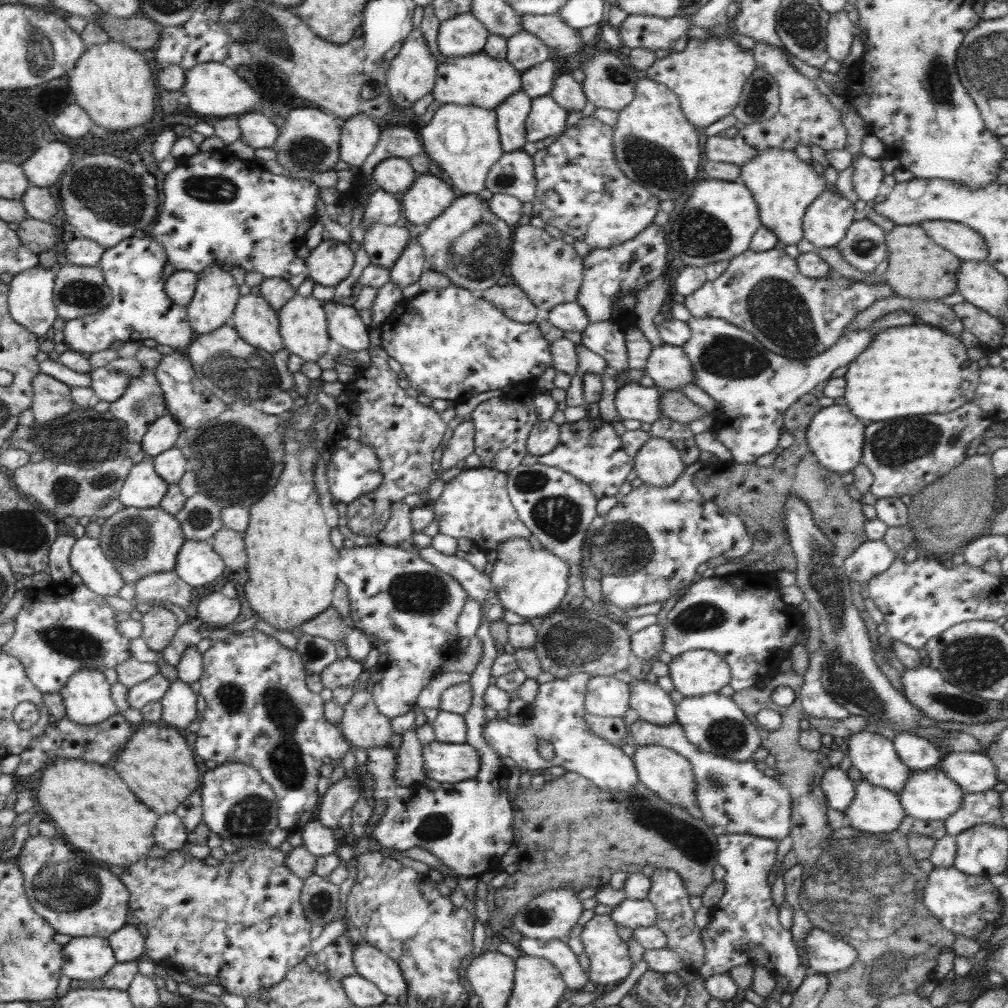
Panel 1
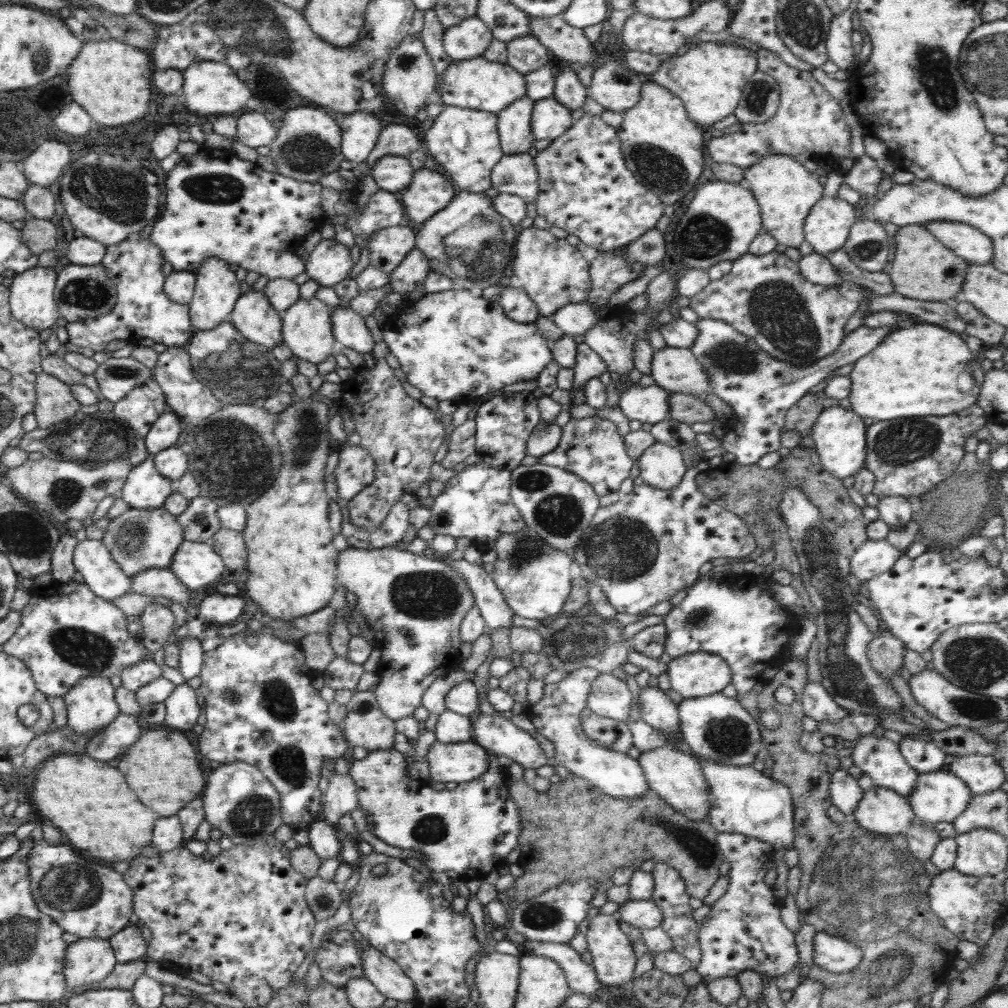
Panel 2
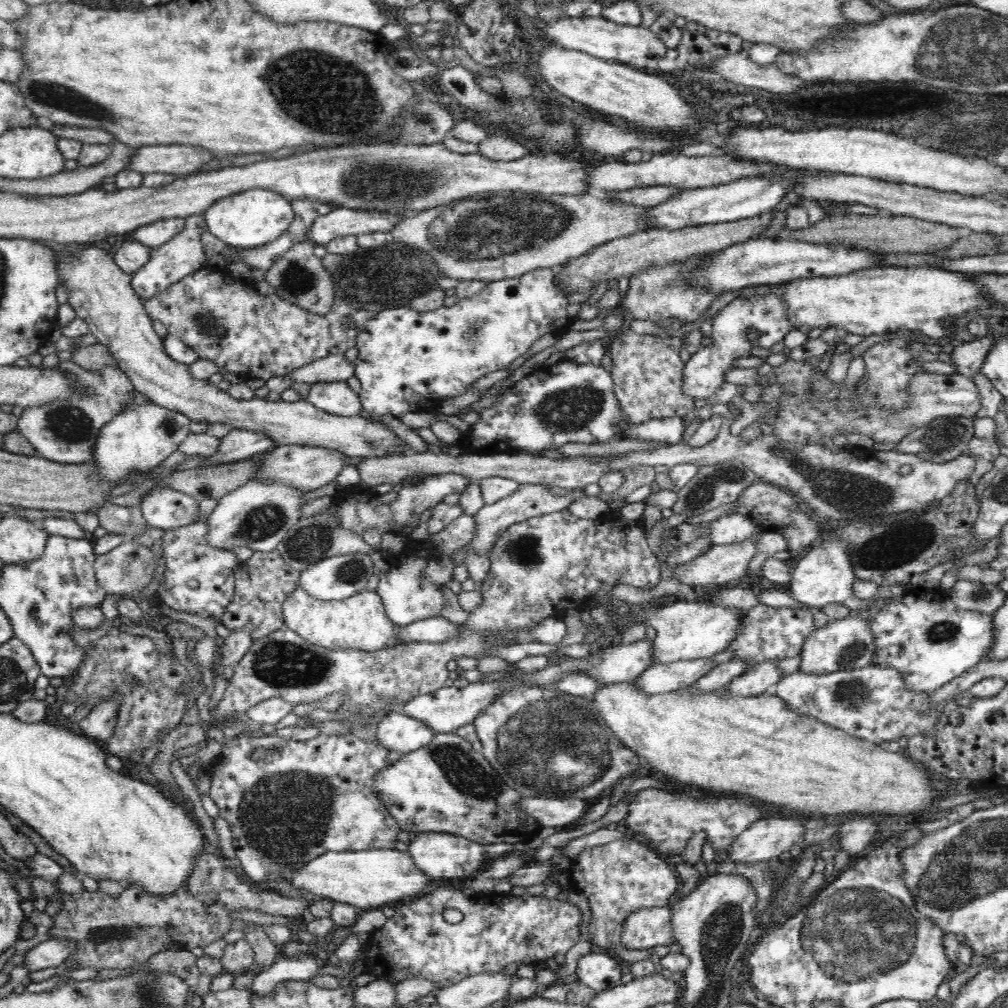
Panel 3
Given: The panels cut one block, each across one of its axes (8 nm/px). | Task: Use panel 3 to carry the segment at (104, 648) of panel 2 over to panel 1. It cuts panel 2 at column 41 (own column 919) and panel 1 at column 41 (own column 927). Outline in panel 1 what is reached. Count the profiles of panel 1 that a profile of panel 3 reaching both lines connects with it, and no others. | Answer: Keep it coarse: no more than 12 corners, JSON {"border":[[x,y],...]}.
{"border":[[84,583],[31,588],[1,647],[37,690],[133,657]]}

